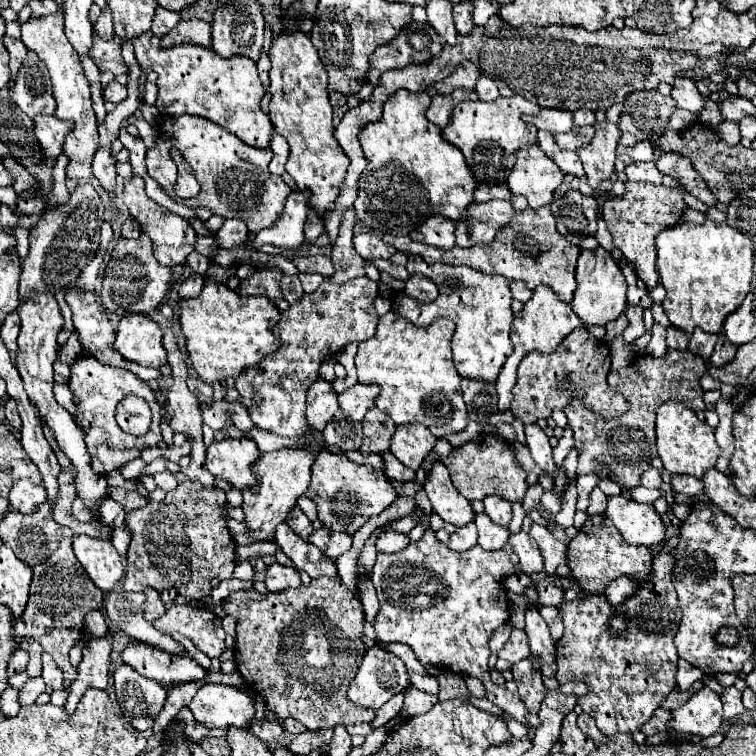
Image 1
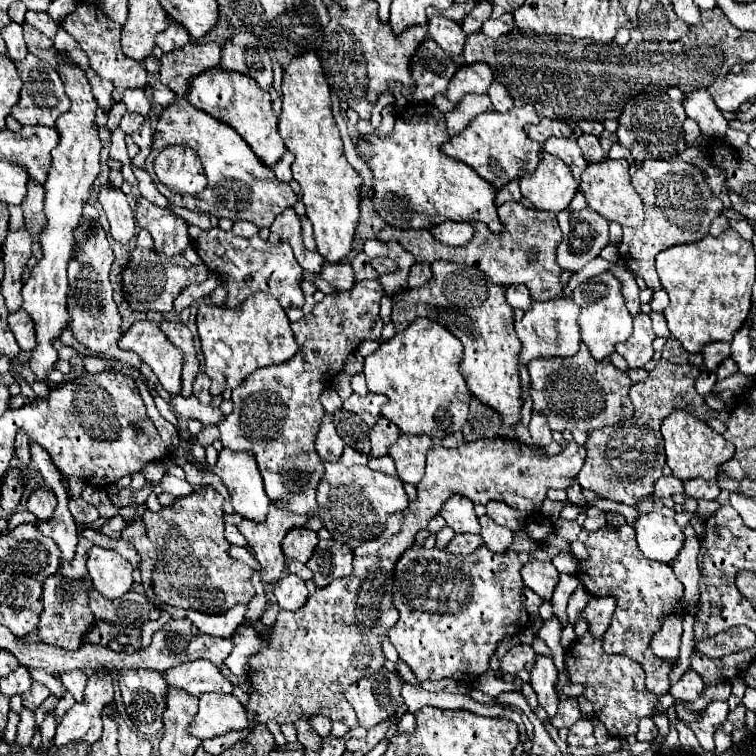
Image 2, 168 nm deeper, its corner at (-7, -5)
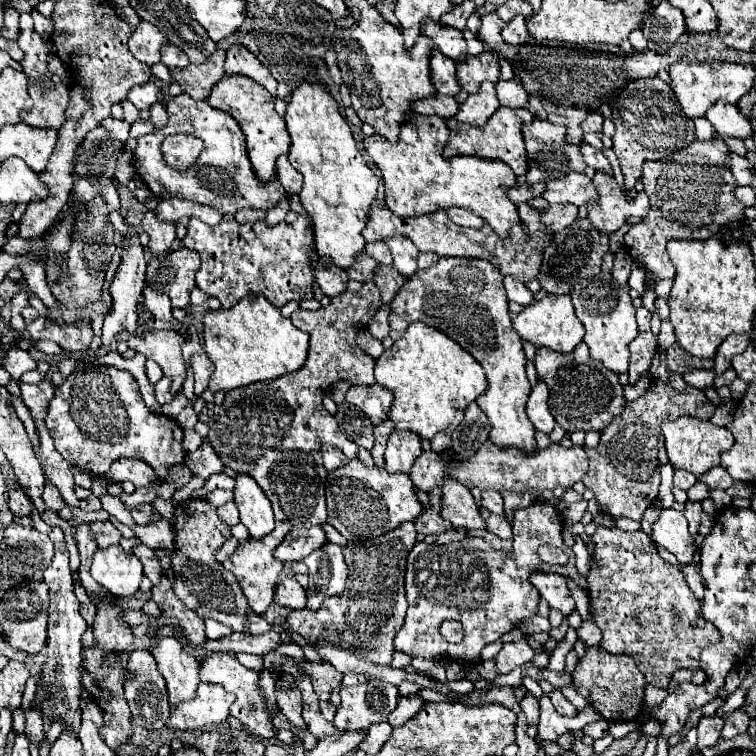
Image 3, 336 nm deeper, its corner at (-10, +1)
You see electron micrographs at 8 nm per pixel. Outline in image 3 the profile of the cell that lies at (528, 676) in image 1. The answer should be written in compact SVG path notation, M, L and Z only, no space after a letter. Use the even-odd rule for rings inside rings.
M530 693L522 699L522 703L520 703L520 707L522 707L522 711L524 711L524 715L528 717L528 729L526 729L526 733L528 733L528 737L536 737L536 721L538 721L538 715L540 715L540 707L538 707L538 699L536 697L532 697Z

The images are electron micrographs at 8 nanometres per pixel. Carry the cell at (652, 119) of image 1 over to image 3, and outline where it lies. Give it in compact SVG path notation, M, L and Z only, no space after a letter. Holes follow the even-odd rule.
M658 77L630 81L614 101L612 121L616 125L612 149L620 159L626 189L634 189L636 181L642 179L644 161L660 161L670 157L672 153L684 149L684 145L690 145L696 137L694 121L684 117L684 111L676 105L676 97L672 97L672 89Z

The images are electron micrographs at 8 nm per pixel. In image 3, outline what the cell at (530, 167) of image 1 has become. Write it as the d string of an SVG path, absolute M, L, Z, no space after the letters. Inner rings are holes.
M570 173L562 179L548 181L542 197L548 203L572 203L580 207L590 199L596 199L596 189L592 185L592 179L588 179L584 173Z

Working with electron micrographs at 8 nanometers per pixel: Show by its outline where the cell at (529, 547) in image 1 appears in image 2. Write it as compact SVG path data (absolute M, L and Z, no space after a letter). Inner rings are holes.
M531 559L531 561L527 561L527 565L523 565L521 577L523 577L523 583L527 587L531 587L539 597L549 599L557 585L559 571L555 569L555 565L551 561Z

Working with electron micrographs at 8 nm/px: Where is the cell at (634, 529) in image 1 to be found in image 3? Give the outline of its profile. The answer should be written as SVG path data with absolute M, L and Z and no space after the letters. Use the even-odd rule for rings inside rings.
M662 509L660 519L654 523L654 533L652 539L666 547L672 555L676 555L680 565L688 565L692 563L696 545L694 545L694 537L688 531L688 521L686 517L676 511L676 509Z

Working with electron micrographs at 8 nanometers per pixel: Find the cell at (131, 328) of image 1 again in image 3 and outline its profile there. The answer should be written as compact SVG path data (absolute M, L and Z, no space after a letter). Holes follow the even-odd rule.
M146 331L132 335L126 343L136 353L142 353L146 359L154 359L162 367L164 375L172 379L170 393L178 393L182 389L182 383L186 381L186 363L182 357L184 337L178 331Z

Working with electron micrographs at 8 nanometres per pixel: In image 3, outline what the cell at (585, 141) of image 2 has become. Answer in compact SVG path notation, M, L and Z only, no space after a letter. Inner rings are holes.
M582 143L582 155L584 155L584 161L586 161L588 167L594 167L596 171L602 171L602 173L608 173L608 175L614 175L608 159L600 151L596 151L592 145Z

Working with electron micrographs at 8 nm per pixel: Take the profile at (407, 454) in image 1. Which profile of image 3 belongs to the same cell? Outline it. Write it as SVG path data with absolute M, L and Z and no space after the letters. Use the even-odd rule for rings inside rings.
M392 431L386 445L386 471L388 473L410 473L416 457L422 453L422 441L412 431Z

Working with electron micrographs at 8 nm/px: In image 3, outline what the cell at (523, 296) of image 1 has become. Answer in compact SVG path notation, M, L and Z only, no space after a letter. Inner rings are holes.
M504 277L504 287L508 293L510 301L516 301L520 305L528 305L532 303L532 293L526 289L526 285L514 277Z

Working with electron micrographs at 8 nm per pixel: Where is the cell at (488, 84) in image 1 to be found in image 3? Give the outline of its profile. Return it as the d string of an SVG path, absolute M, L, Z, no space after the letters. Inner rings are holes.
M510 79L510 81L498 81L498 83L496 83L496 91L498 91L498 101L500 101L500 105L512 107L512 109L516 109L516 107L526 107L528 97L530 97L530 95L524 91L522 83L518 83L518 81L514 81L514 79Z

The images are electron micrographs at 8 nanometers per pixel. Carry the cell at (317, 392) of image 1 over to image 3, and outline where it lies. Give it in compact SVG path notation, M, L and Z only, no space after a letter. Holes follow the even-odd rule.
M322 449L322 457L324 457L326 471L334 471L348 463L348 457L344 453L340 453L340 449Z

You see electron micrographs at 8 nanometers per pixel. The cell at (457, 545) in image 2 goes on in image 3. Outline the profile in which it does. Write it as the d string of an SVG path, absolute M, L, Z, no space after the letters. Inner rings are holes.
M448 529L436 537L436 543L452 543L466 537L466 529Z

